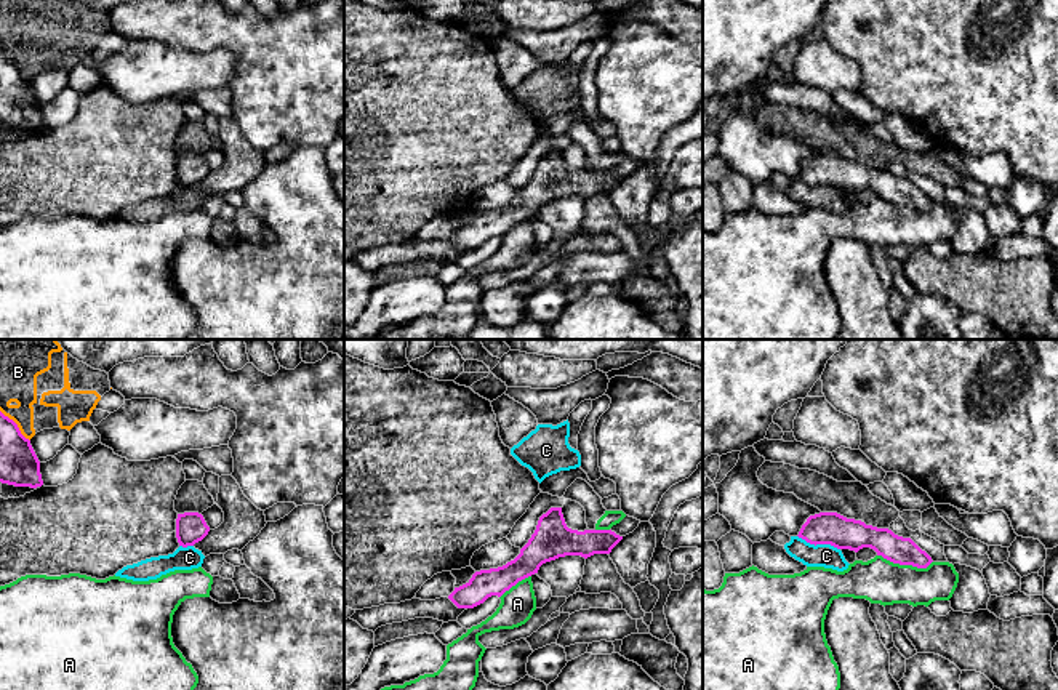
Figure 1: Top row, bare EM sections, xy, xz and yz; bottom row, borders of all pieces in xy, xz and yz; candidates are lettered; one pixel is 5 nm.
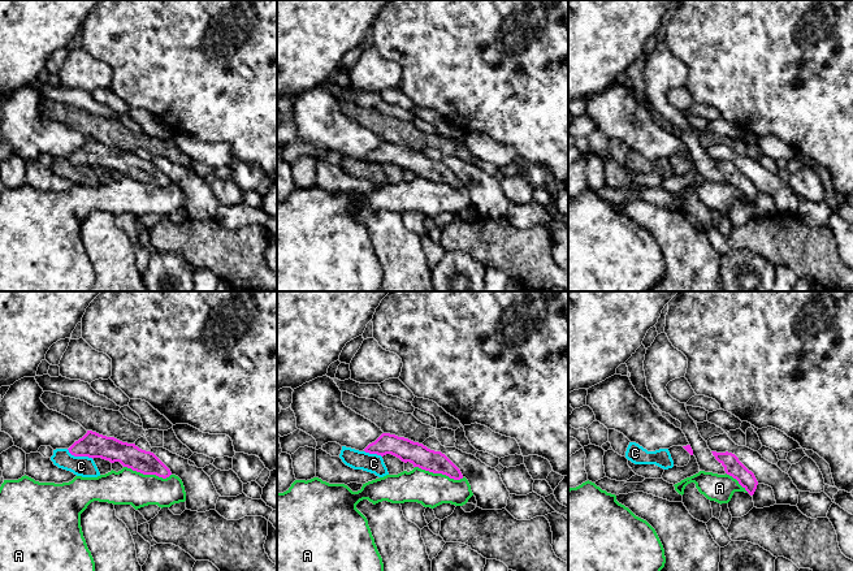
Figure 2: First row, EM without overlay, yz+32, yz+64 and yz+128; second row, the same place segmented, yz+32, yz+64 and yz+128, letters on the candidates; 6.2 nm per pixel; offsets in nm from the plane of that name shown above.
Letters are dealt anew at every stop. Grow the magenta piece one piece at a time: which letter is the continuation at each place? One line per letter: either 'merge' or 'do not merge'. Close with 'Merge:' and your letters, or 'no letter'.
A: do not merge
B: do not merge
C: do not merge
Merge: no letter

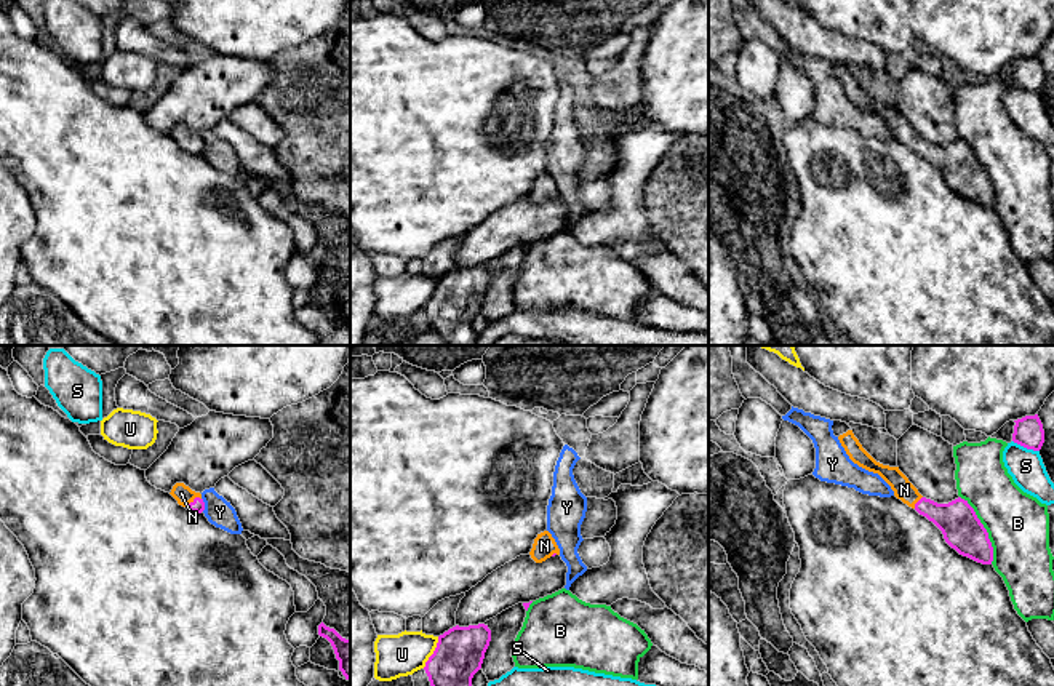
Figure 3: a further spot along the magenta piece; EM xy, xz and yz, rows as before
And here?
B: do not merge
N: merge
S: do not merge
U: do not merge
Y: do not merge
Merge: N

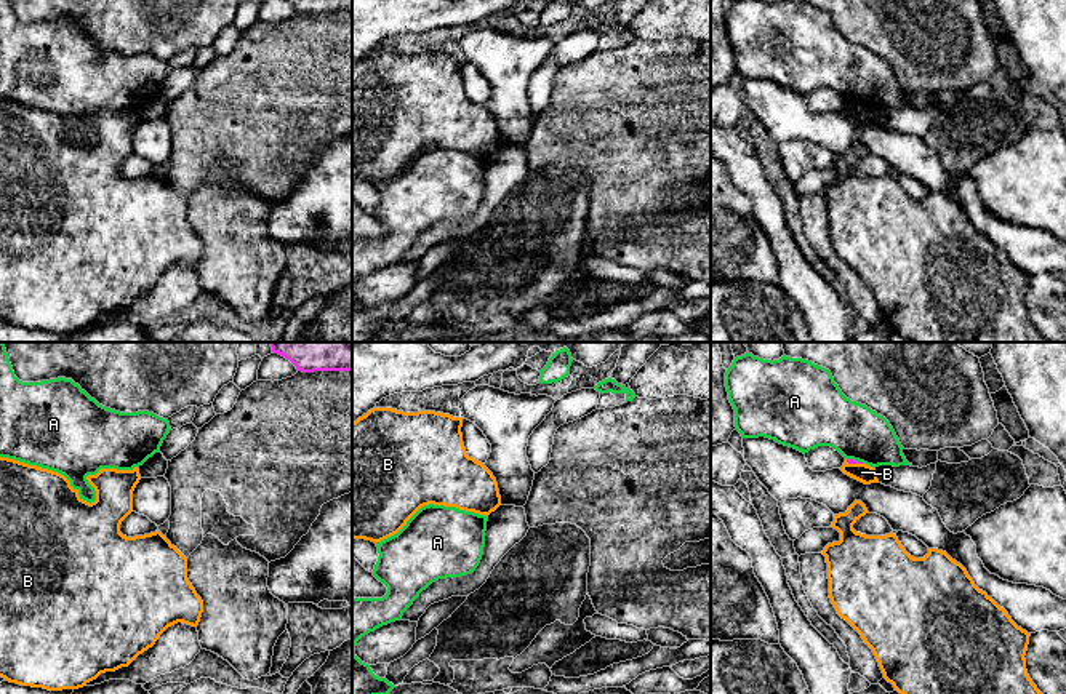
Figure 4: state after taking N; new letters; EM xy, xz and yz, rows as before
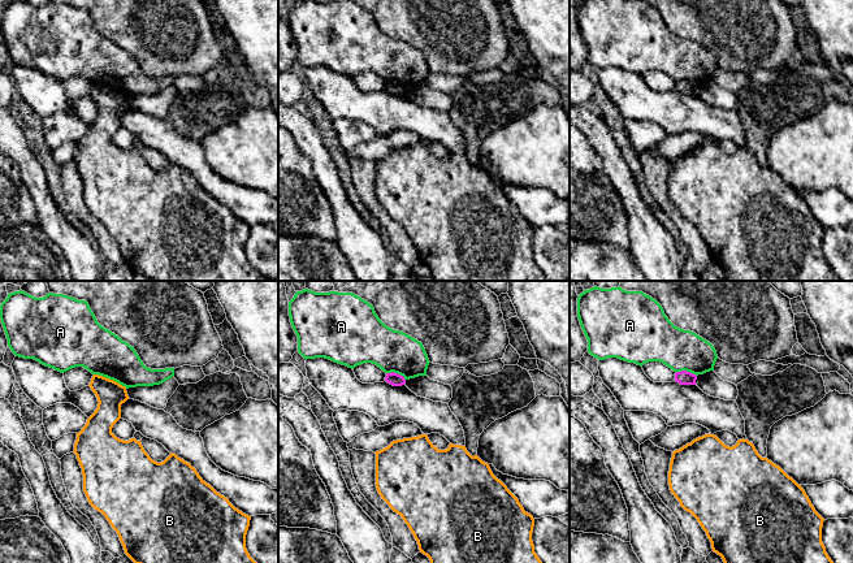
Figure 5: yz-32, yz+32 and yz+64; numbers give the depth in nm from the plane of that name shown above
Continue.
A: do not merge
B: do not merge
Merge: no letter

